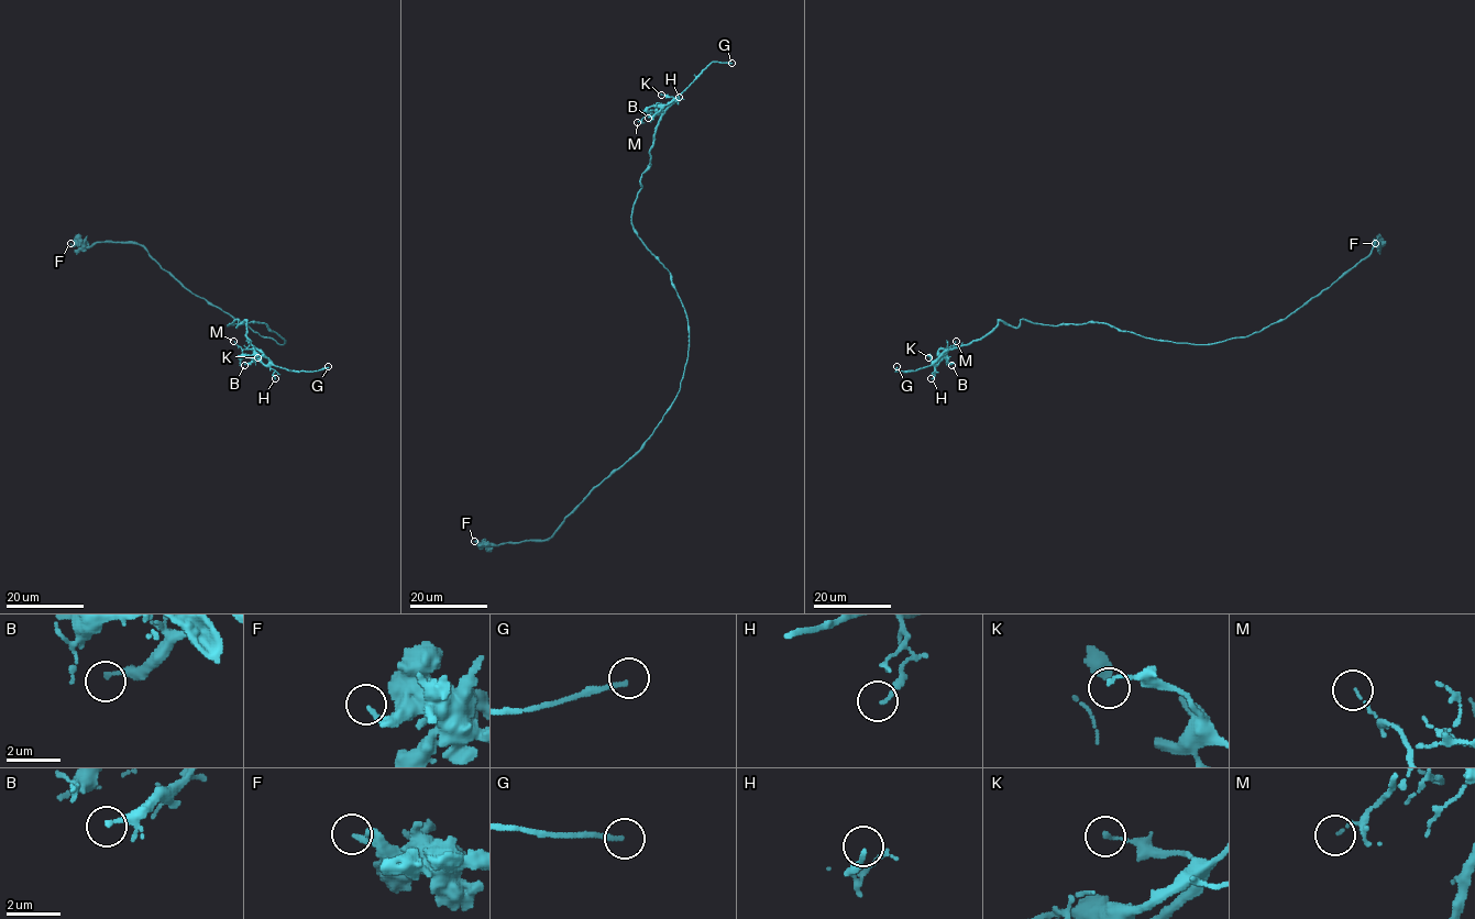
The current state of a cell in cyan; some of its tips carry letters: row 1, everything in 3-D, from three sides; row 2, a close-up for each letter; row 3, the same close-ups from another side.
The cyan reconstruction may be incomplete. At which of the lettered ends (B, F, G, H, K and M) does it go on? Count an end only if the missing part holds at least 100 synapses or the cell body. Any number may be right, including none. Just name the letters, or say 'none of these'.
G

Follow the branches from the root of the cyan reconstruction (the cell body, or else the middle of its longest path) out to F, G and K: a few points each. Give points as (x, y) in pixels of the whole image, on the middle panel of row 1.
F: (689, 332), (683, 378), (670, 409), (646, 443), (605, 477), (551, 536), (498, 544), (474, 541)
G: (689, 332), (672, 276), (637, 235), (631, 208), (662, 112), (710, 64), (732, 63)
K: (689, 332), (686, 312), (669, 270), (631, 223), (633, 205), (649, 165), (661, 113), (673, 98), (661, 95)

